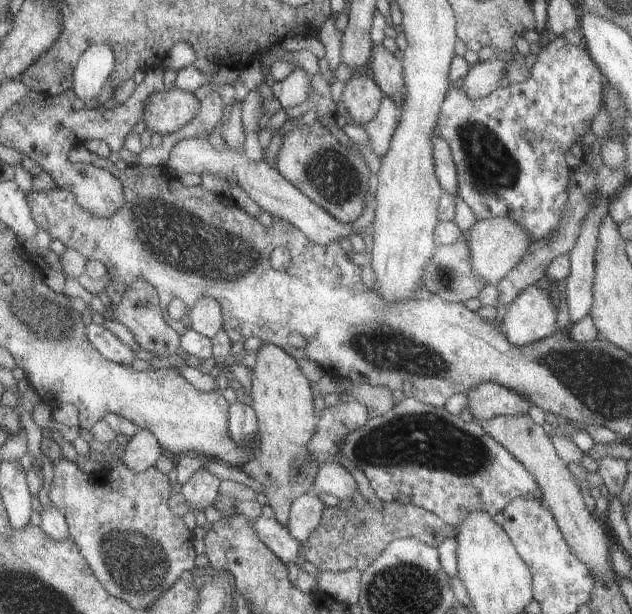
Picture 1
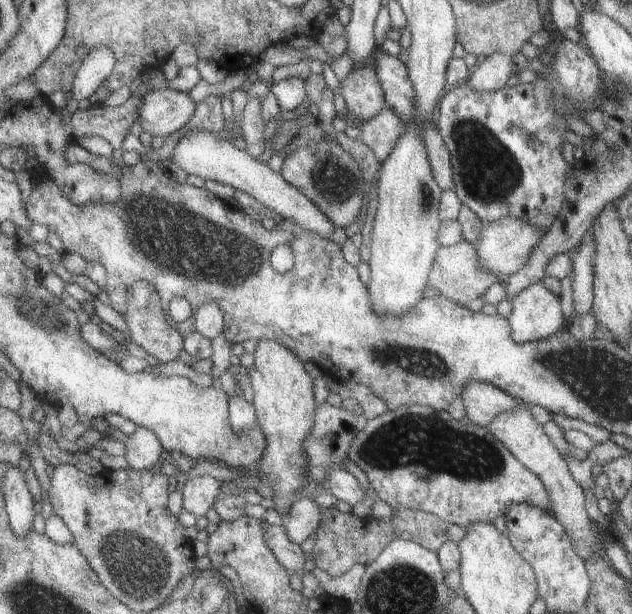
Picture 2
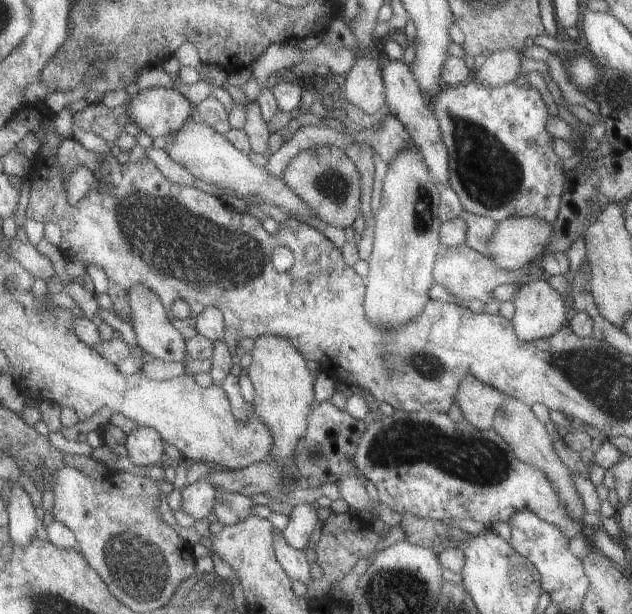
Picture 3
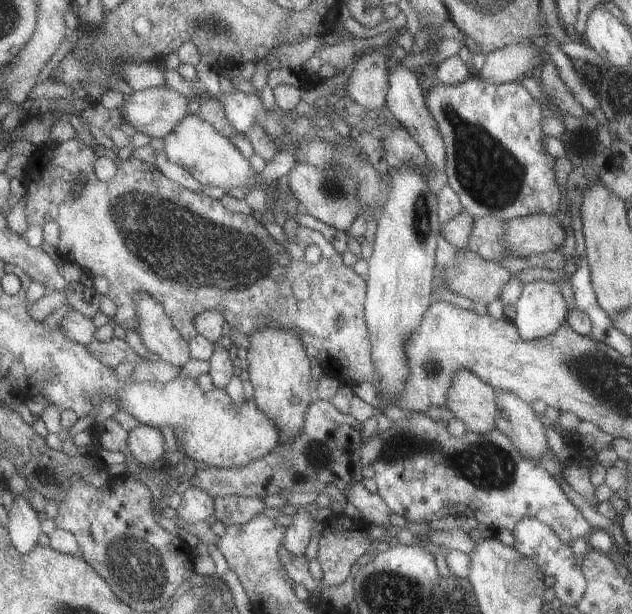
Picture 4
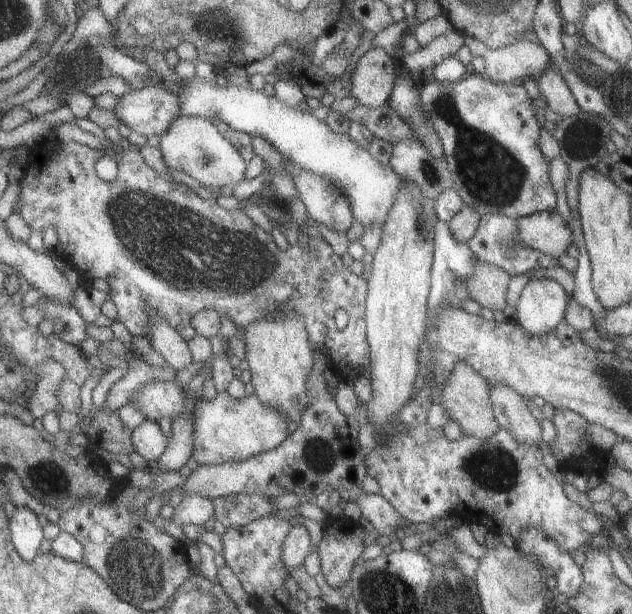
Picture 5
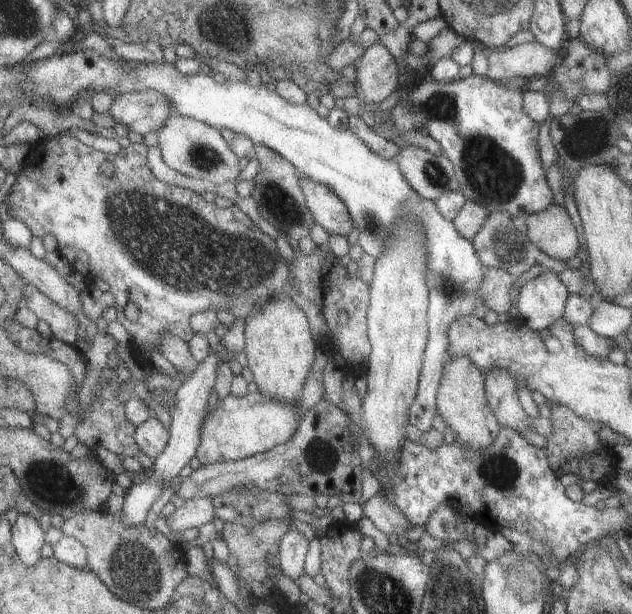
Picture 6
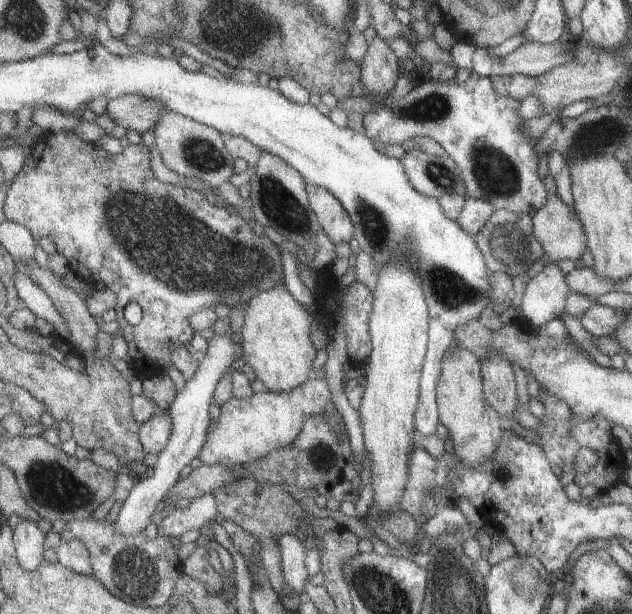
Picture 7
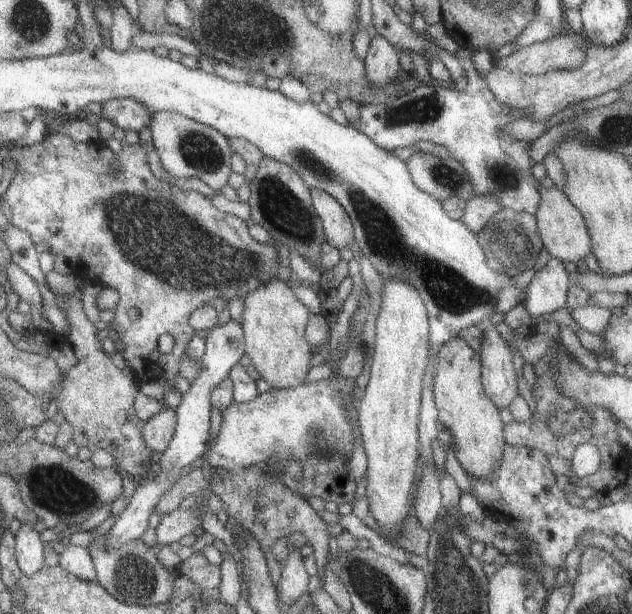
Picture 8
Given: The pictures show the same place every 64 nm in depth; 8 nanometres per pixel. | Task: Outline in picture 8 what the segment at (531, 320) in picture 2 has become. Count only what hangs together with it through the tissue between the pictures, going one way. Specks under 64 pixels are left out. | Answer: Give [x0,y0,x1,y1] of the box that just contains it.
[521,258,570,318]

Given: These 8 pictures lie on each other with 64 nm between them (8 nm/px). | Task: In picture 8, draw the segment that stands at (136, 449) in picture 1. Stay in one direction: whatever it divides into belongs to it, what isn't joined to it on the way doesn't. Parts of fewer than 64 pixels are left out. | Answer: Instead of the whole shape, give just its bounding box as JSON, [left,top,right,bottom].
[143,408,178,452]

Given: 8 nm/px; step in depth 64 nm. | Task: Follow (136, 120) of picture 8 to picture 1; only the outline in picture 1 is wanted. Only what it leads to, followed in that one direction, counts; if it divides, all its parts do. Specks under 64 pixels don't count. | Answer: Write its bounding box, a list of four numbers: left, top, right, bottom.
[144,85,201,136]

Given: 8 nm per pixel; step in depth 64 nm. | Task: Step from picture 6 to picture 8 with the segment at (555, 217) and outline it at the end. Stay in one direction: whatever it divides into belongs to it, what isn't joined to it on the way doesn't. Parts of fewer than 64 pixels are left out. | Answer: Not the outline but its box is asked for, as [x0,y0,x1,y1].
[533,185,591,267]

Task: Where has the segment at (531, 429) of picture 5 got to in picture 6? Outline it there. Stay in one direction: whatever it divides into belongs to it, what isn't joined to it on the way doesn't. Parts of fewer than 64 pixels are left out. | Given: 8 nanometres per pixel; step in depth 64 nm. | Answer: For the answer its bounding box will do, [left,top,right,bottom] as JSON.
[482,367,529,428]

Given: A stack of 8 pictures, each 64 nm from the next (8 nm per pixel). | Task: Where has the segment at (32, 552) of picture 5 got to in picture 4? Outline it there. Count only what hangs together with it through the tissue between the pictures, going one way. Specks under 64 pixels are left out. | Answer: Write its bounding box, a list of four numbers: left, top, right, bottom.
[9,497,43,555]

